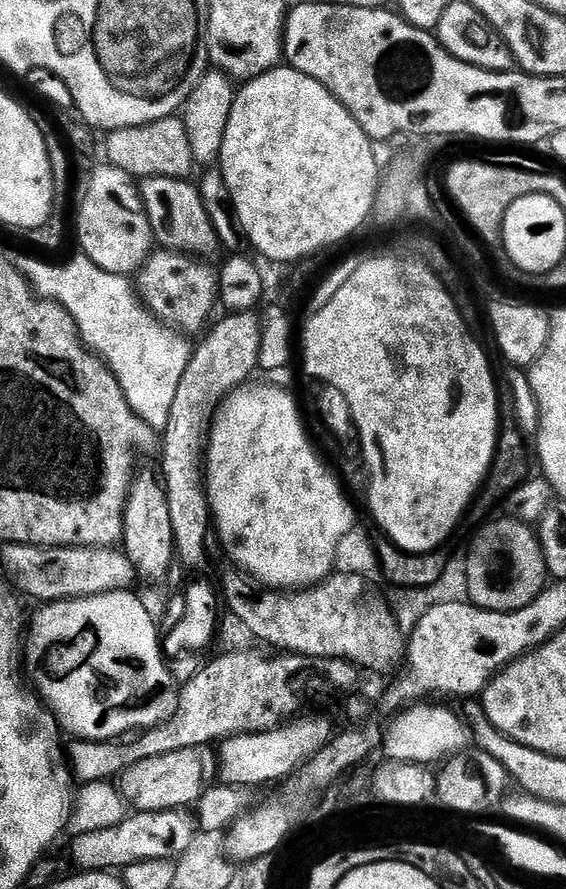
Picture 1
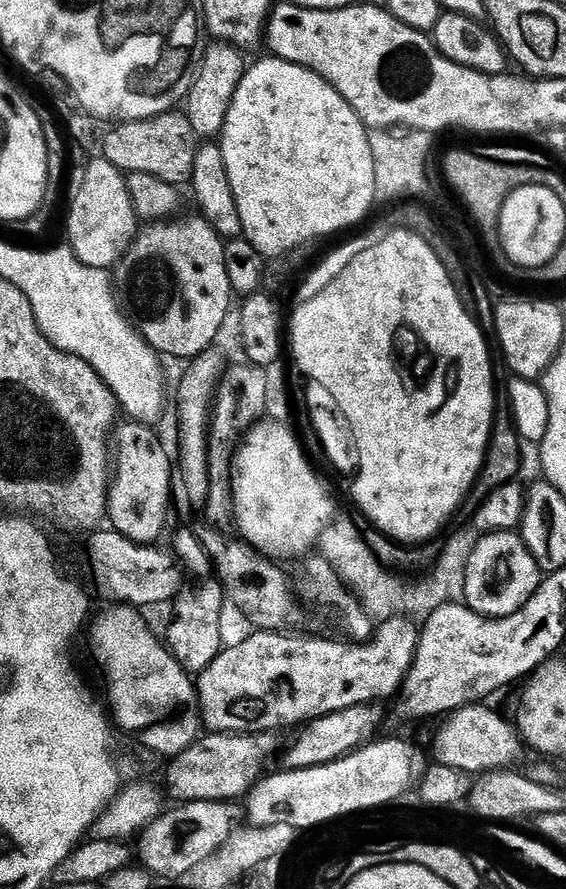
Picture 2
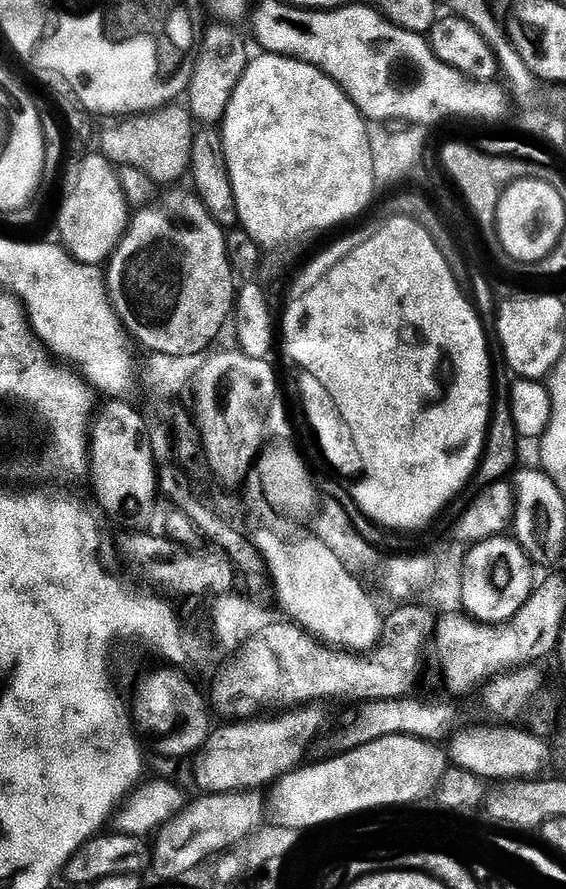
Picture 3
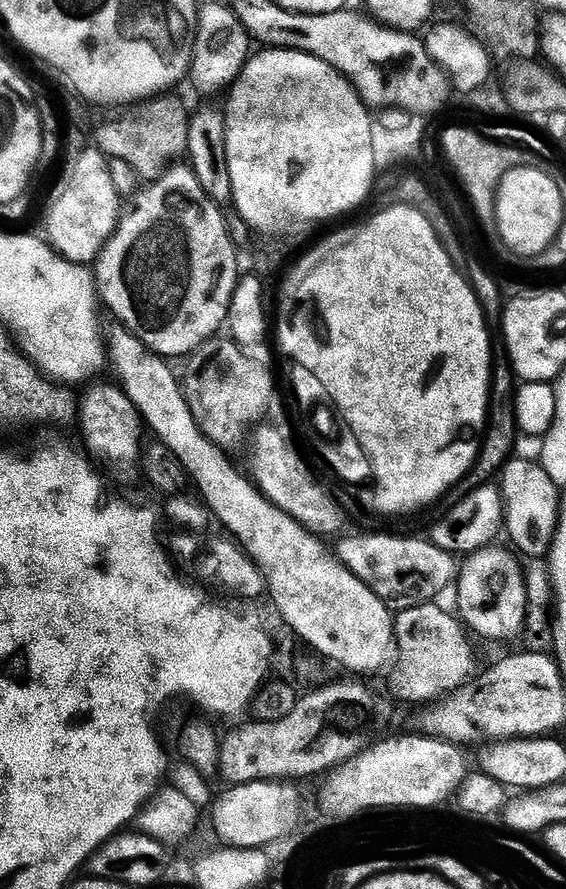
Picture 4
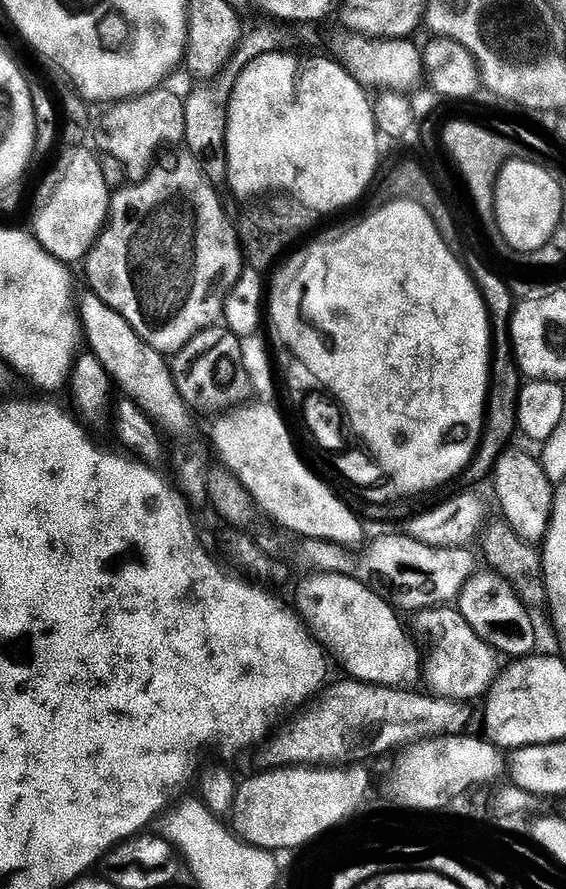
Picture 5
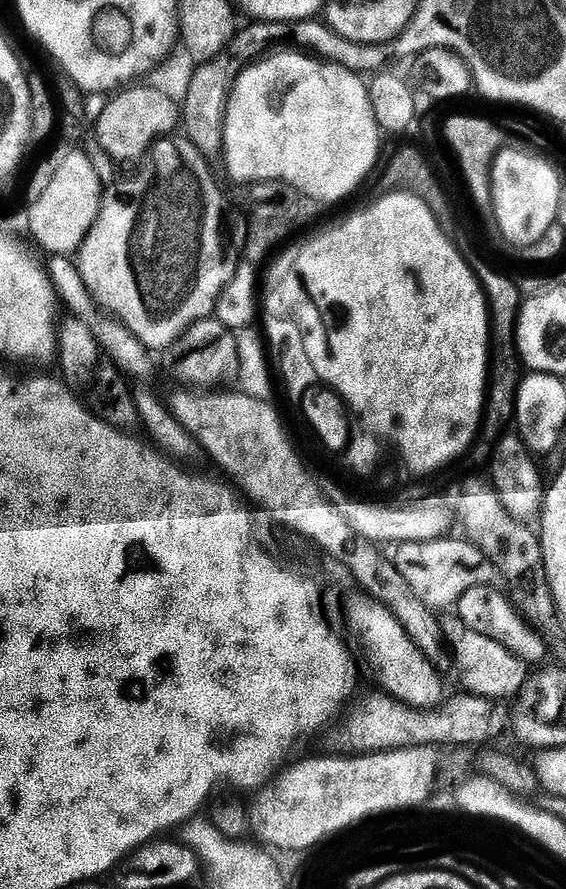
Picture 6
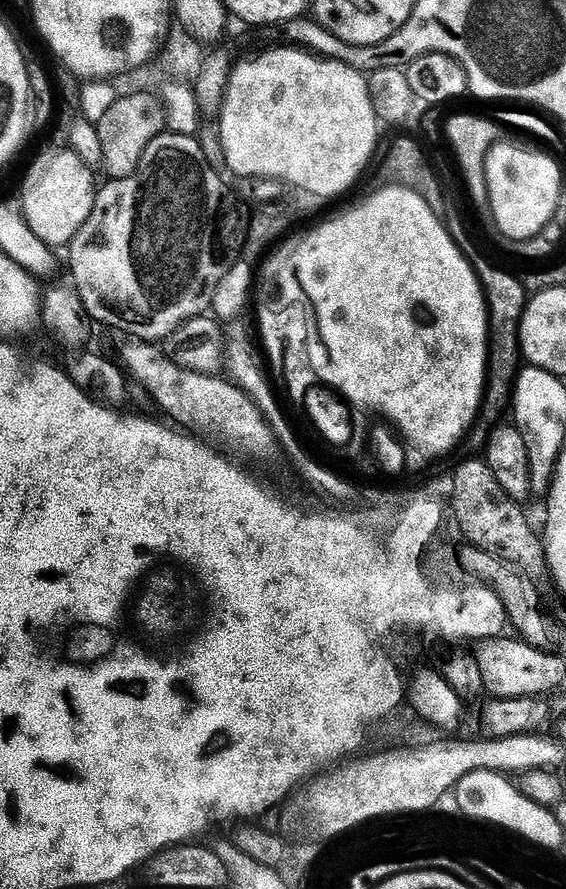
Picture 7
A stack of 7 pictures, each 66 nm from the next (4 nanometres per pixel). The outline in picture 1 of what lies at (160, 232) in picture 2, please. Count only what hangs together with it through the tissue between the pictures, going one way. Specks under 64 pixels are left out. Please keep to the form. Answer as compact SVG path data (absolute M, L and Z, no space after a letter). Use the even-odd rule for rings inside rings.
M156 250L148 257L143 268L135 273L134 287L140 299L164 327L181 334L203 333L213 319L212 307L217 307L218 304L218 276L204 264L207 263L195 255Z

